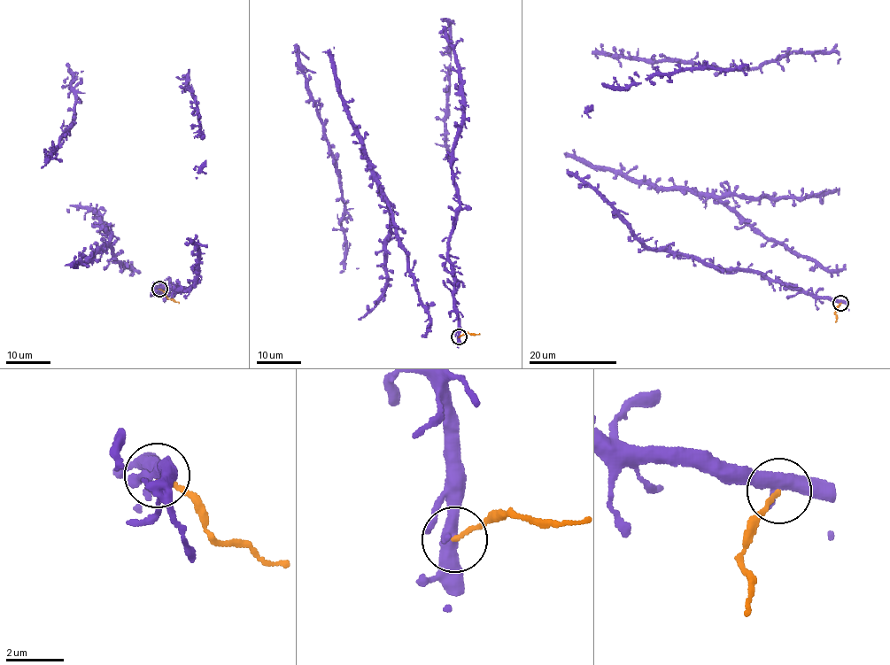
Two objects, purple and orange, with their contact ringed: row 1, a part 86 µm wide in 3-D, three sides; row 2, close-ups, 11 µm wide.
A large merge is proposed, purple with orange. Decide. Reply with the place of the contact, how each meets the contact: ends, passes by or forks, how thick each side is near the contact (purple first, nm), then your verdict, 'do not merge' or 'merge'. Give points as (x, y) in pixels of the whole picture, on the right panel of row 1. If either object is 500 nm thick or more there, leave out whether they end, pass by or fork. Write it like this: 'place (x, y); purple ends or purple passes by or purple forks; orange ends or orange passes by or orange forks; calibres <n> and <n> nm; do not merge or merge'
place (840, 303); purple passes by; orange ends; calibres 480 and 140 nm; do not merge

